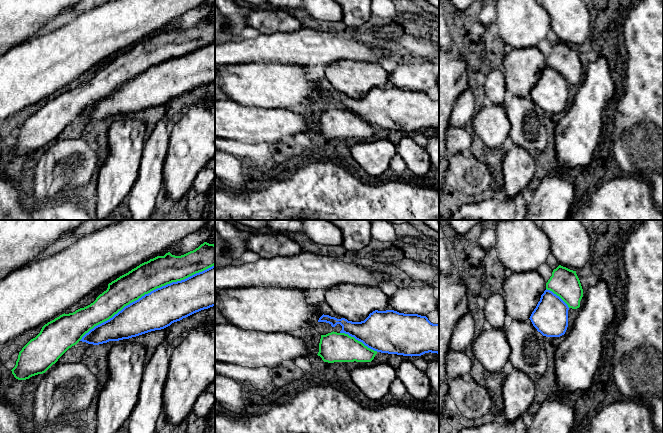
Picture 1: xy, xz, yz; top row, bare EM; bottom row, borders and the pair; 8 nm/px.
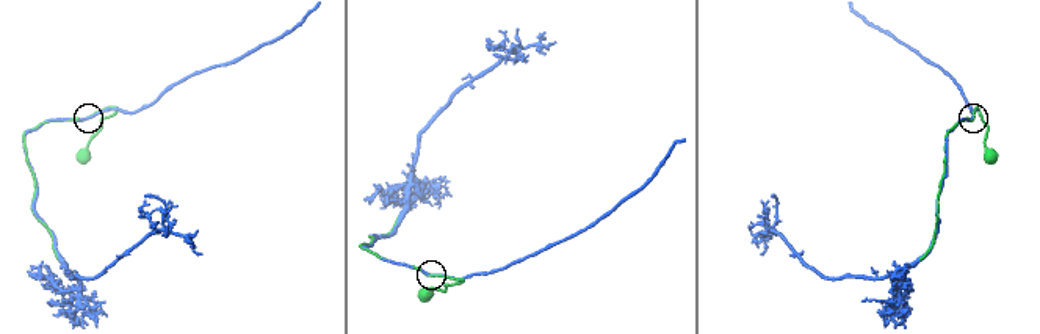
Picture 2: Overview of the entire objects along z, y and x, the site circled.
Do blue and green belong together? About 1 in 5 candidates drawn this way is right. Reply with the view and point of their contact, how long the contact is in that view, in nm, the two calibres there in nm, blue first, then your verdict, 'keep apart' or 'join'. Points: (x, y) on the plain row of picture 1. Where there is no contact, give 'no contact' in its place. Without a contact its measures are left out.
xy (146, 70) | 1250 nm | 300/240 nm | join

